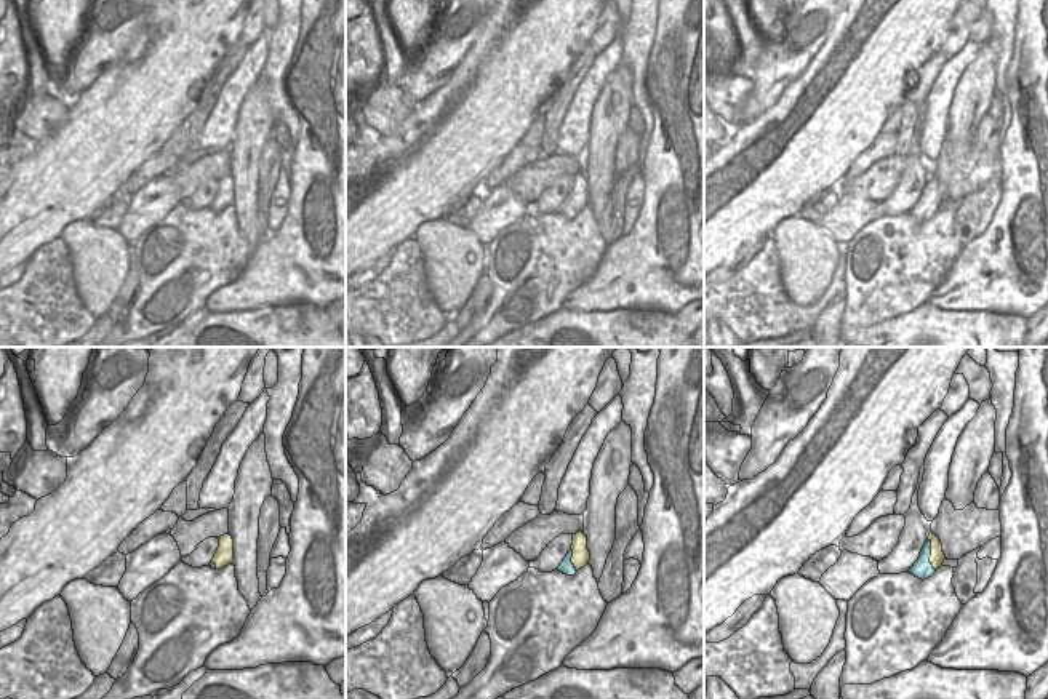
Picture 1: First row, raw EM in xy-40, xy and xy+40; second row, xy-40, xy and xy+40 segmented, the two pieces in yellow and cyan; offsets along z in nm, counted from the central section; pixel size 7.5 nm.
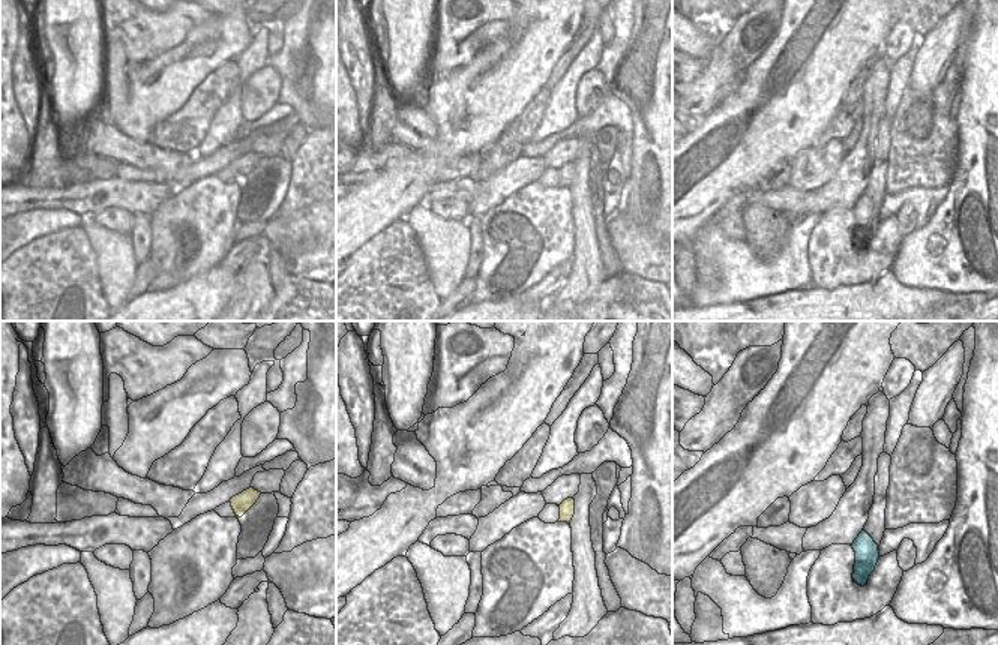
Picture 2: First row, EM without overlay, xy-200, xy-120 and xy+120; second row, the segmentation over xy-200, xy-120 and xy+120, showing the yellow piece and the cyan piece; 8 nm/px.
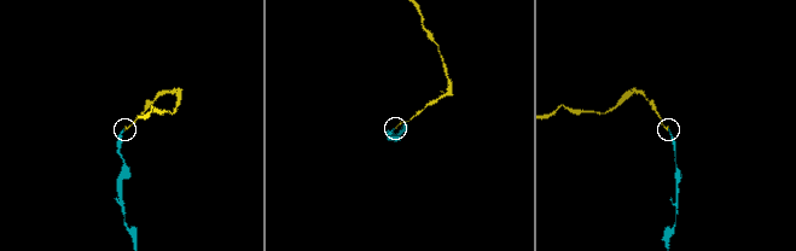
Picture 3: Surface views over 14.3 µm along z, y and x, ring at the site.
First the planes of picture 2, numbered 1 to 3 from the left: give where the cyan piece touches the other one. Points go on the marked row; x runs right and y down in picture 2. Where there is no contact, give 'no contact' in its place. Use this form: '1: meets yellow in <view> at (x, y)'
1: no contact
2: no contact
3: no contact

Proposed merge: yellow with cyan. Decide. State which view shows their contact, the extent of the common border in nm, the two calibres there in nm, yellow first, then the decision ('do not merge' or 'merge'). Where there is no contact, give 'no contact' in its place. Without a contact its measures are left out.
meets yellow in xy+40; contact 240 nm long; 110 nm thick on the yellow side, 150 nm on the other; do not merge

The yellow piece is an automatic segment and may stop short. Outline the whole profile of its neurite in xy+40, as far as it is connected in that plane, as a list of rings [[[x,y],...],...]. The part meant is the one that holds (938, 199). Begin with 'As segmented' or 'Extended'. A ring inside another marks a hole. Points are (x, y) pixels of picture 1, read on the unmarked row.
As segmented. [[[930,174],[928,182],[931,184],[931,198],[930,198],[930,205],[933,206],[934,211],[941,210],[946,197],[942,194],[942,186],[939,182],[939,179],[933,174]]]

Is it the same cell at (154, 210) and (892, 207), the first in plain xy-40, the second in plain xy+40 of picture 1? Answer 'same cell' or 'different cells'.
different cells

